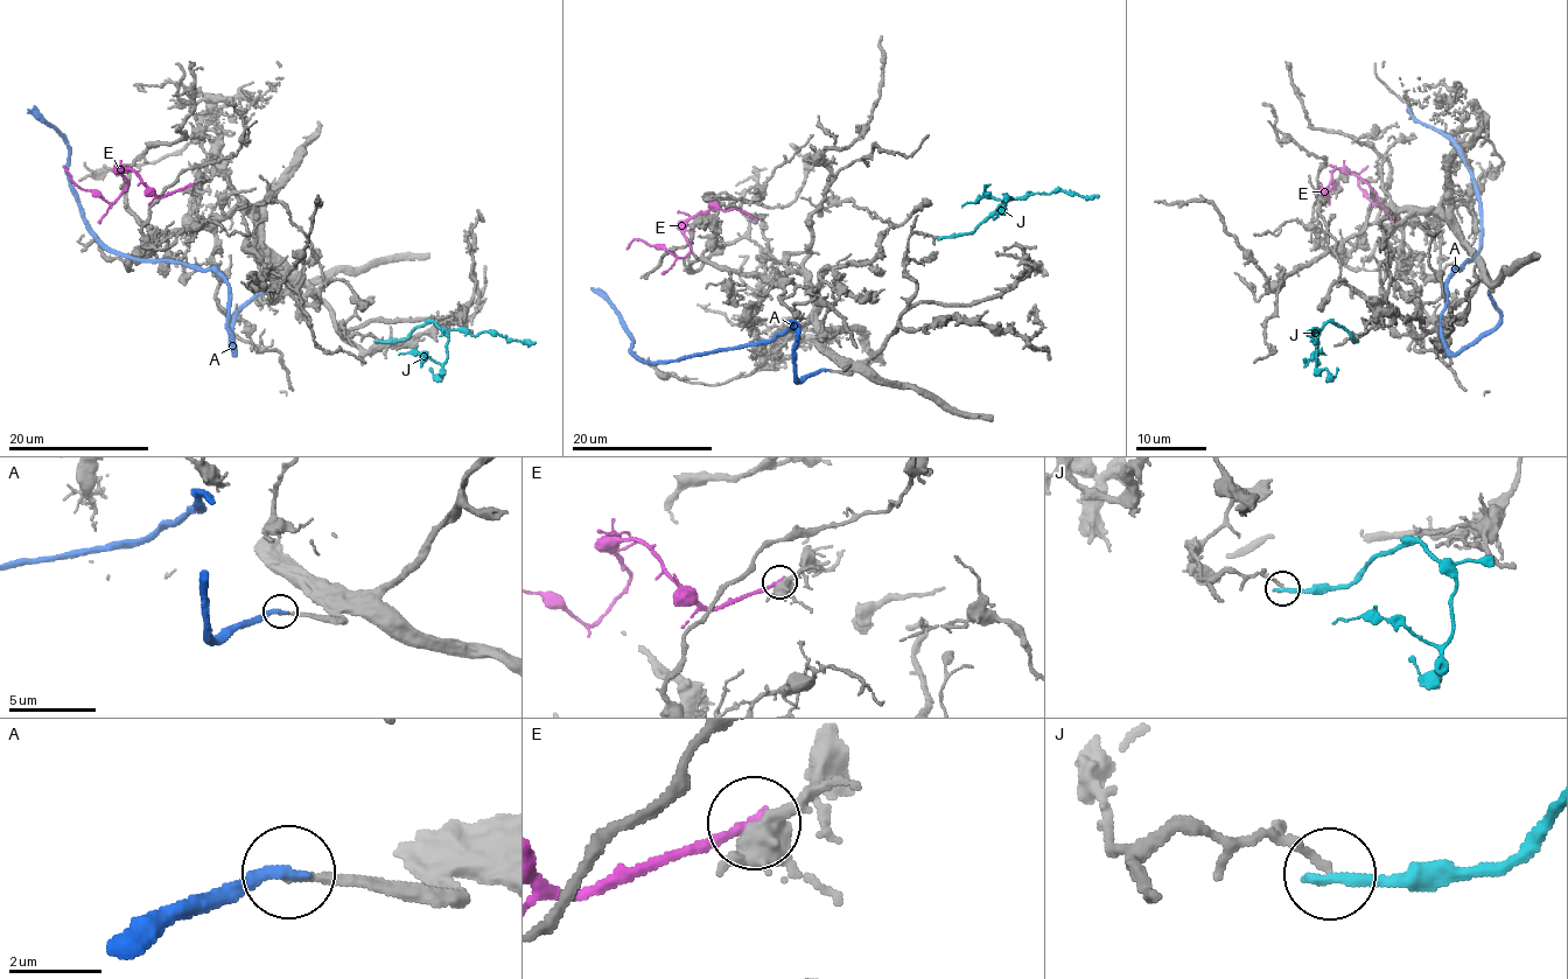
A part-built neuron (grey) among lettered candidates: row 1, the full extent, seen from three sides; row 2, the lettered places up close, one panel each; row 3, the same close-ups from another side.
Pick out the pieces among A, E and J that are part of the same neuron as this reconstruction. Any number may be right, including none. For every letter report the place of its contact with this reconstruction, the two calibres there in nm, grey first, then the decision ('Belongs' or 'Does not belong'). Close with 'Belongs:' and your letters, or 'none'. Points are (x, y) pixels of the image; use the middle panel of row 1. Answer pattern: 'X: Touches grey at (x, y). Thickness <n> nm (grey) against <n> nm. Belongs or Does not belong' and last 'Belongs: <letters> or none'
A: Touches grey at (825, 370). Thickness 180 nm (grey) against 320 nm. Belongs
E: Touches grey at (751, 217). Thickness 480 nm (grey) against 240 nm. Does not belong
J: Touches grey at (942, 238). Thickness 180 nm (grey) against 280 nm. Does not belong
Belongs: A

